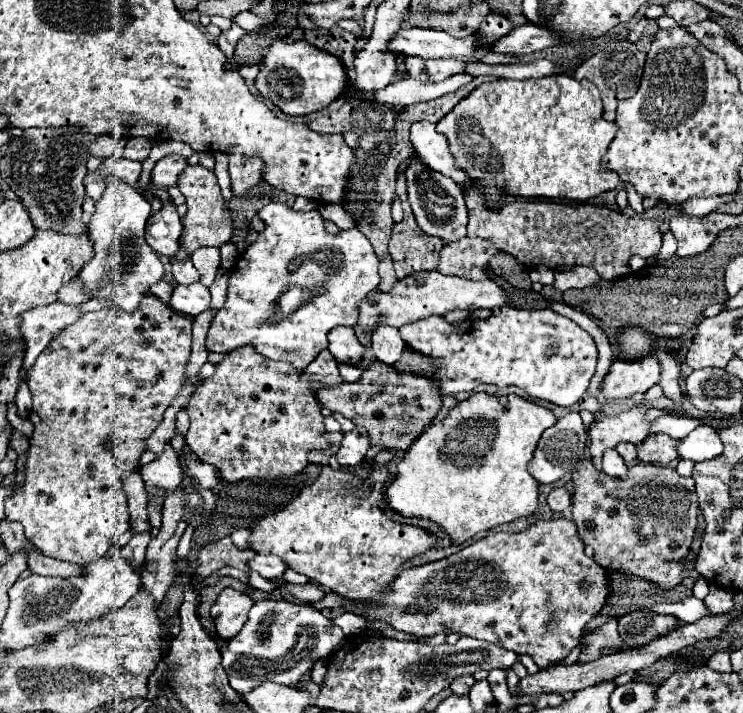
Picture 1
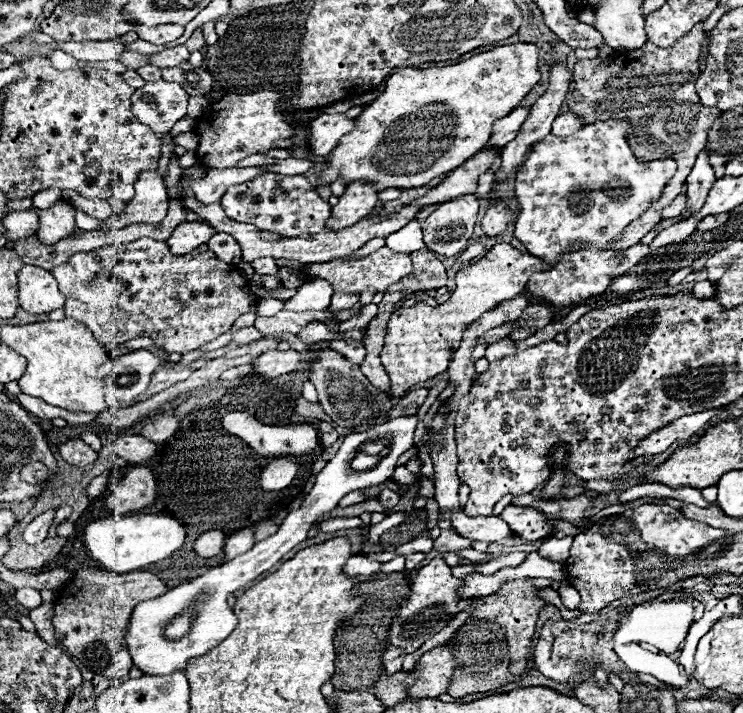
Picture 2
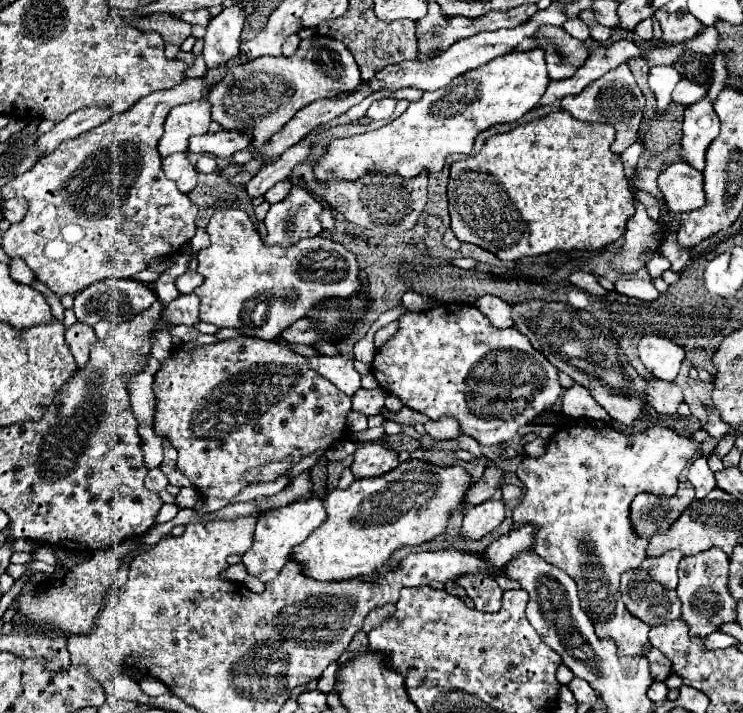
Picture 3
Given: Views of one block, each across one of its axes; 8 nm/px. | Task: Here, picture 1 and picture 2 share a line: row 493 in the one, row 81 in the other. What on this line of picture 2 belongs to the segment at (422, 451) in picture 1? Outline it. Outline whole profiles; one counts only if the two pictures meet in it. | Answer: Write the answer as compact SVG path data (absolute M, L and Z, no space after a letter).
M516 42L516 44L506 44L506 46L496 46L488 52L482 52L482 54L476 54L464 62L458 62L458 64L452 64L452 66L442 66L442 68L426 68L426 70L420 70L420 68L404 68L396 74L392 74L386 82L386 88L384 92L372 100L366 110L362 114L356 116L356 128L352 132L348 132L348 136L344 136L336 148L332 150L332 156L328 160L328 168L324 172L320 172L320 178L324 184L332 184L336 178L344 178L344 184L350 184L354 180L368 180L368 182L374 182L378 184L380 190L386 190L386 188L402 188L402 190L408 190L408 188L418 188L418 186L424 186L428 182L432 182L434 178L442 176L442 174L448 174L452 170L456 170L460 164L464 164L464 160L472 158L476 152L480 152L488 142L490 134L492 134L492 124L504 116L508 116L508 112L512 112L522 100L524 96L538 84L540 80L540 70L538 70L538 46L532 44L532 42Z

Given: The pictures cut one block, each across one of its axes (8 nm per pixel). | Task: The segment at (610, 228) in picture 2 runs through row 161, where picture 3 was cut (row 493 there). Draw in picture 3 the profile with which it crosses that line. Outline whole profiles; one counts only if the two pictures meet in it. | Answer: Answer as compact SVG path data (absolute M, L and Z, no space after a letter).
M584 422L584 424L586 424L586 426L572 426L572 428L558 430L558 432L552 436L552 440L550 440L550 444L548 444L548 448L546 448L546 454L544 454L542 458L530 458L530 456L526 456L526 458L522 460L522 464L520 464L518 470L516 470L516 476L524 482L526 494L522 496L522 500L518 502L518 506L514 508L514 516L512 516L512 518L514 518L514 526L516 526L516 528L518 528L520 524L526 524L526 522L528 522L528 524L534 524L534 526L538 528L538 532L536 532L536 542L534 542L534 552L536 552L538 556L542 556L546 562L550 562L550 564L558 566L560 570L564 570L564 572L578 584L582 610L584 610L584 612L588 614L588 618L592 620L592 624L594 624L594 628L596 628L596 634L598 634L600 638L614 638L620 656L642 656L644 644L648 642L646 624L640 622L638 618L634 618L634 616L626 610L624 602L620 600L620 590L618 590L618 588L620 588L620 574L622 574L624 570L628 570L628 568L638 568L638 566L642 564L642 560L646 558L646 546L648 546L648 540L636 536L634 530L632 530L632 524L630 524L630 520L628 520L630 502L632 502L634 496L640 494L640 492L652 492L652 494L659 496L662 500L674 496L676 494L676 488L678 488L678 476L680 476L680 472L688 466L688 462L690 462L690 458L694 456L698 444L692 442L690 438L682 438L682 436L674 434L672 430L662 428L662 426L648 428L648 430L642 432L642 434L620 434L620 432L614 430L612 426L606 426L604 422Z

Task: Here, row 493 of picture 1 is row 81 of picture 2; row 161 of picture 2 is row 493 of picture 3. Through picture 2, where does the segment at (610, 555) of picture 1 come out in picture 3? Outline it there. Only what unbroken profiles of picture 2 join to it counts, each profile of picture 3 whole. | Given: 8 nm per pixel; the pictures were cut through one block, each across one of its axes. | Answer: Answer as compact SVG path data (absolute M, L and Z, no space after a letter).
M680 482L676 496L668 500L660 500L648 492L638 494L630 506L634 532L646 540L650 540L656 532L666 532L692 502L694 488L690 482Z

